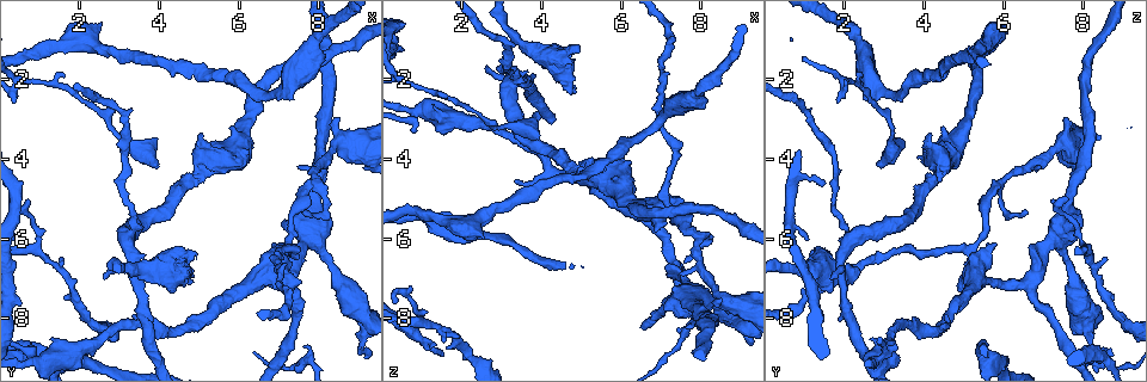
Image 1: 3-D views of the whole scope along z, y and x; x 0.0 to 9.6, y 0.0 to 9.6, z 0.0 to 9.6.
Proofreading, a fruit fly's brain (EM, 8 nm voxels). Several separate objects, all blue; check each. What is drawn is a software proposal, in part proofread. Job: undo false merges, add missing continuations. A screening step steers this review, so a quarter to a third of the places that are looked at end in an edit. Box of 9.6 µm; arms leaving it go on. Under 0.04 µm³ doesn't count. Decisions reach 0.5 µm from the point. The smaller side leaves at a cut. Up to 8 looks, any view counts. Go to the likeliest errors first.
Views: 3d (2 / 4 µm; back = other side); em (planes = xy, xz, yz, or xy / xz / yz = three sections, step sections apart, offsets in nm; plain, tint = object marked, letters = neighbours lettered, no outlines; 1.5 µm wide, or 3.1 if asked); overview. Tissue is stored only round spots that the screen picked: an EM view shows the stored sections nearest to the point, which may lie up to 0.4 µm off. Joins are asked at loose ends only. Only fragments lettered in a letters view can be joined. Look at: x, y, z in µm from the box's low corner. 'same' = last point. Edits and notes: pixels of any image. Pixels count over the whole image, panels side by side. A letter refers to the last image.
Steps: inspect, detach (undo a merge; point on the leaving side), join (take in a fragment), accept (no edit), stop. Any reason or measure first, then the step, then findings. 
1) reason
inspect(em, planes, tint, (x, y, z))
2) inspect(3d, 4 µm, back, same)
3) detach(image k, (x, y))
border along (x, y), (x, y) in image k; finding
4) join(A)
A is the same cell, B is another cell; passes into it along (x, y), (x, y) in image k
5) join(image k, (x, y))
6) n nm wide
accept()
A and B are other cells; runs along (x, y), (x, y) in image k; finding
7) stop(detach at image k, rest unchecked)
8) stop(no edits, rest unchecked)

an open end
inspect(em, planes, tint, (4.85, 6.90, 2.35))

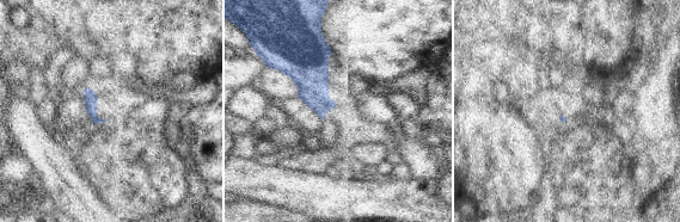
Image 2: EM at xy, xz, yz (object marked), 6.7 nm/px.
what lies round it
inspect(em, planes, letters, same)

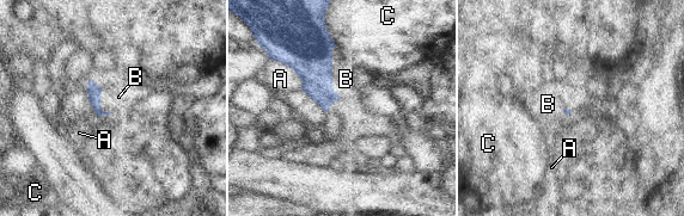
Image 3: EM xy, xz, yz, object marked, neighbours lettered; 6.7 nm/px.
B touches over 380 nm
join(B)
B is the same cell, A and C are other cells; passes into it along (306, 47), (331, 74), (346, 79) in image 3; it goes on there

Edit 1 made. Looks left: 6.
a fork
inspect(3d, 4 µm, (7.05, 6.35, 5.20))

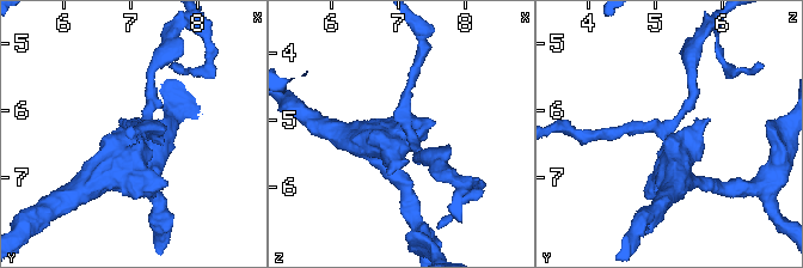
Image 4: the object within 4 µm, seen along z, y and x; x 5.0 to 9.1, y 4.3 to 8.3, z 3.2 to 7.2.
shape alone is not enough
inspect(em, planes, letters, (7.15, 6.40, 5.15))

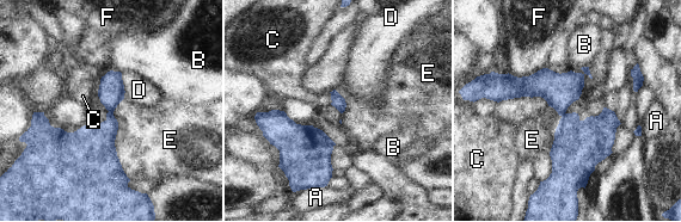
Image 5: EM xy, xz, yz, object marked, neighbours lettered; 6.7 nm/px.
detach(image 5, (111, 91))
A, B, C, D, E and F are other cells; the part that leaves runs along (586, 69), (568, 86), (497, 94) in image 5; two neurons meet here

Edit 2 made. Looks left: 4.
redraw
inspect(overview)

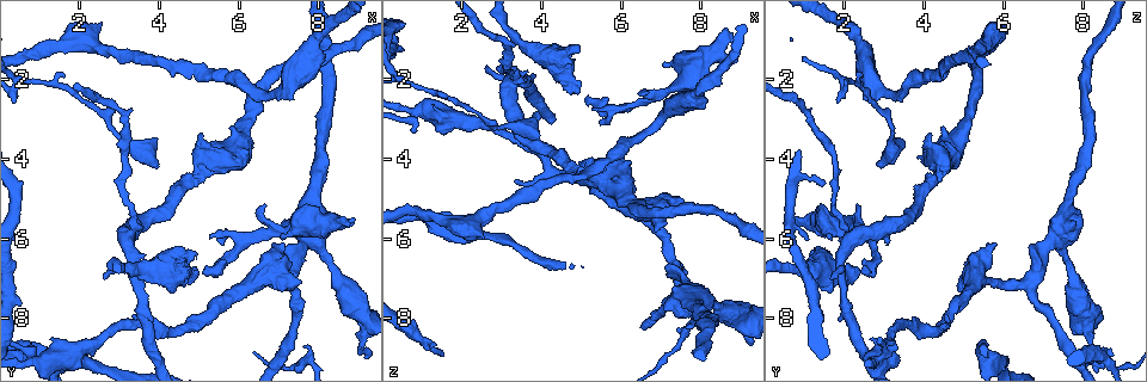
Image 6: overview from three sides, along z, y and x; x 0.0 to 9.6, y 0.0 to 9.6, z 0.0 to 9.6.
free end
inspect(em, planes, letters, (2.60, 7.00, 1.70))

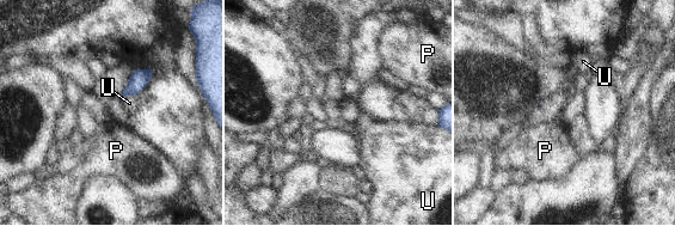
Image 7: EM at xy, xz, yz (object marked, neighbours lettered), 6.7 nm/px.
accept()
P and U are other cells; no lettered fragment goes on from it

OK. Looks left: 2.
stop(join at image 3, detach at image 5, rest unchecked)

